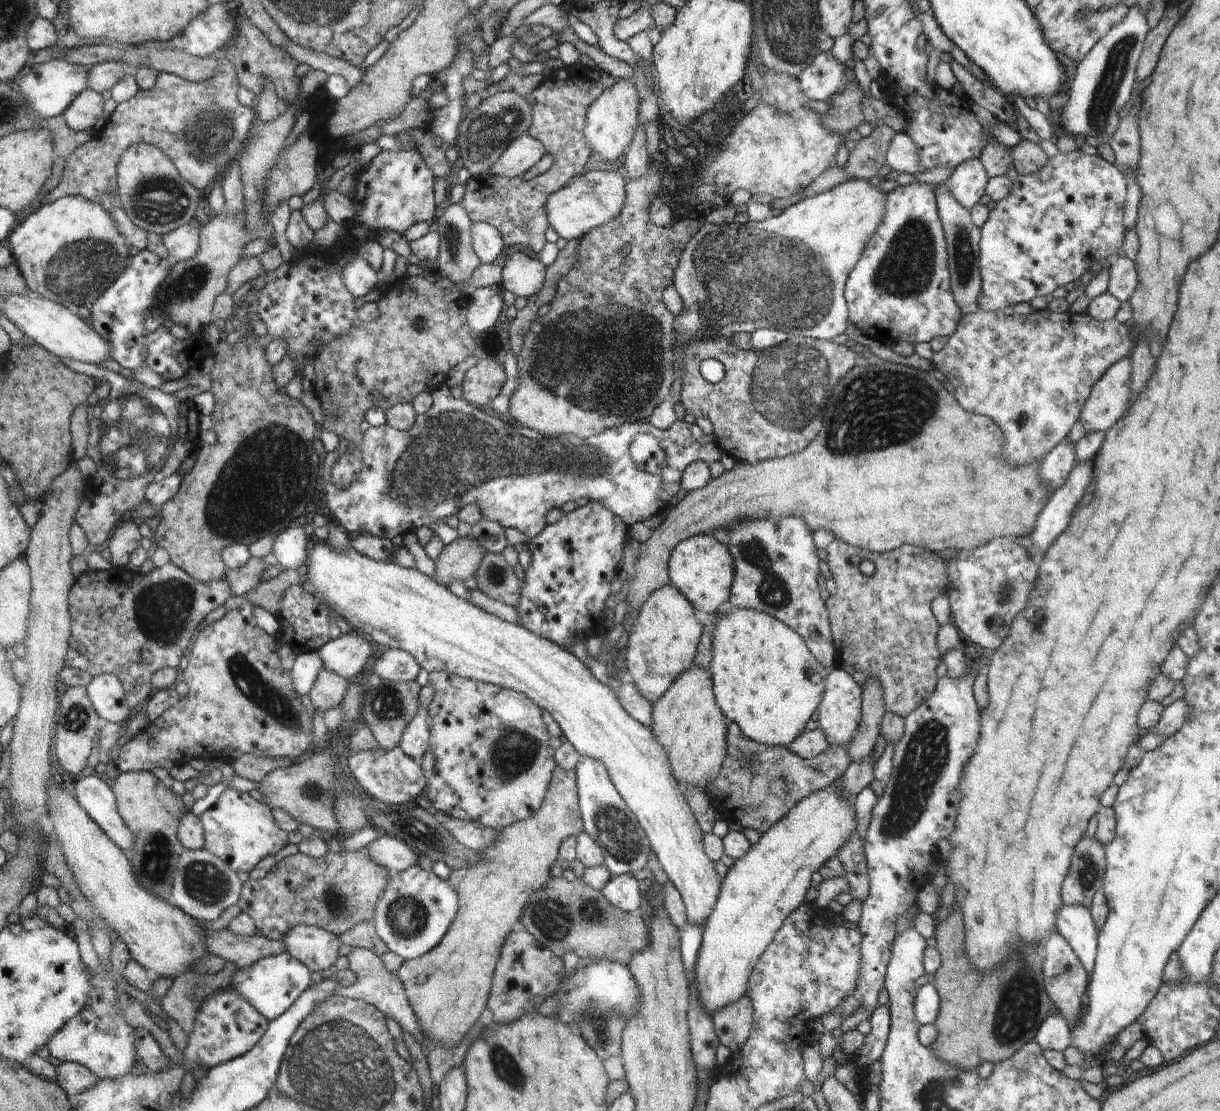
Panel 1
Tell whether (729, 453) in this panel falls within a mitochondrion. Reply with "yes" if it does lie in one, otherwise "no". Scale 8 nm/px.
no

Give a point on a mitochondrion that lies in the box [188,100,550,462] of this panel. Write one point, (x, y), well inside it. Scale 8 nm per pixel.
(487, 133)

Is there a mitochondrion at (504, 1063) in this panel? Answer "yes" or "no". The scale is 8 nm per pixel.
yes

